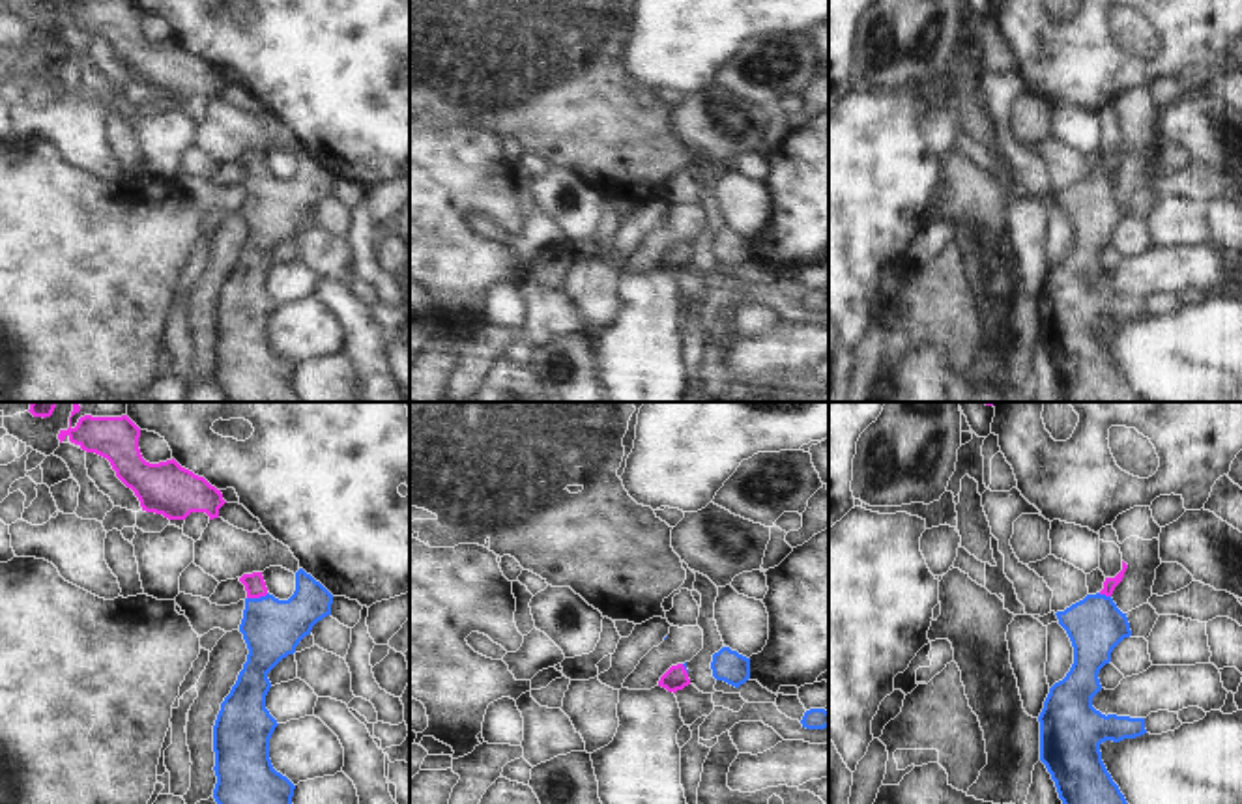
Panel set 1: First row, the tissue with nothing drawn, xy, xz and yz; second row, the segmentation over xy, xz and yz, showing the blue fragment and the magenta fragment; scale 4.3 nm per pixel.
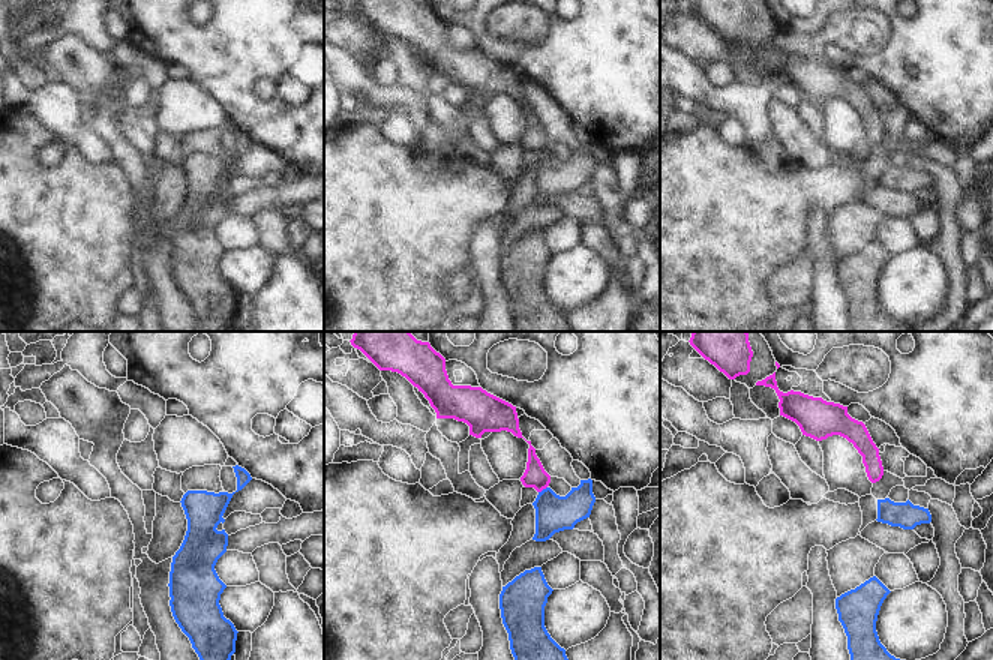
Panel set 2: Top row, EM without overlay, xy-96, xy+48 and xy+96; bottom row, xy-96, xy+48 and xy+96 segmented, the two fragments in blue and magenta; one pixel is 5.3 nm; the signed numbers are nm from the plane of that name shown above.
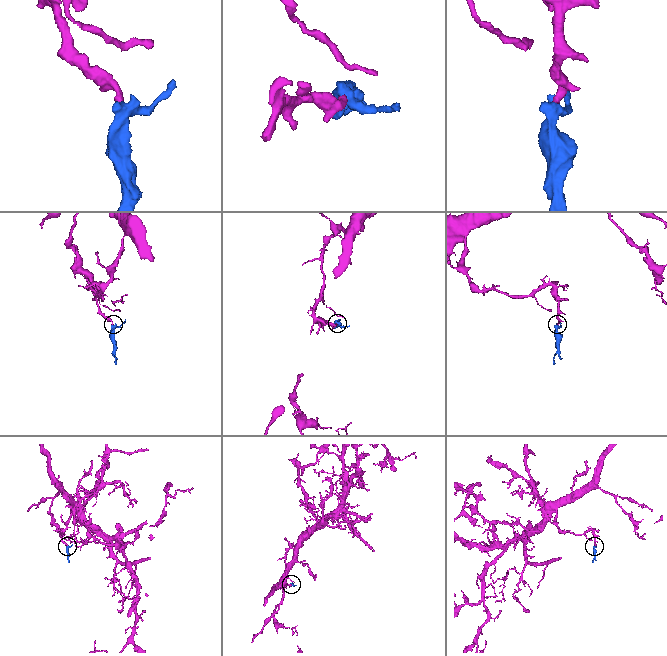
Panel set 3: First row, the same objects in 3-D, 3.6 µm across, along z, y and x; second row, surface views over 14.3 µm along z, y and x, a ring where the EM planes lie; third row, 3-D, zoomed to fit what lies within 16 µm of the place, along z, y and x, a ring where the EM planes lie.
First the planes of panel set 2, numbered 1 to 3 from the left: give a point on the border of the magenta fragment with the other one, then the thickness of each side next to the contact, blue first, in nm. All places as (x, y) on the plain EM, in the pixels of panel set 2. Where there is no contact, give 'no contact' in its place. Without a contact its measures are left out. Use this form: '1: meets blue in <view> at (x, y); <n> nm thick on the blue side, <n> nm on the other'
1: no contact
2: meets blue in xy+48 at (543, 153); 200 nm thick on the blue side, 120 nm on the other
3: no contact

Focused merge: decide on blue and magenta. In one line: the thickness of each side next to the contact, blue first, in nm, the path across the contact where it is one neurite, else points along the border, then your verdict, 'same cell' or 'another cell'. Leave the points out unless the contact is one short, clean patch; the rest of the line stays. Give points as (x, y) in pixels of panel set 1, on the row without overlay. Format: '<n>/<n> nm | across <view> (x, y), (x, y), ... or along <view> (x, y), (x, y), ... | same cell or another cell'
260/90 nm | across xy (272, 210), (257, 180), (255, 167) | same cell

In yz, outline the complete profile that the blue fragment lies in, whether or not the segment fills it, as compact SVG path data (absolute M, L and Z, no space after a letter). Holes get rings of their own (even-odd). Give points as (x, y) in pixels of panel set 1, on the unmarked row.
M1128 146L1115 159L1105 159L1104 170L1087 176L1064 193L1057 193L1059 206L1066 211L1074 228L1074 245L1066 258L1049 269L1040 303L1040 342L1055 363L1059 380L1068 391L1070 402L1145 402L1130 389L1119 366L1107 353L1100 325L1105 322L1120 323L1147 314L1145 299L1102 295L1092 288L1092 279L1102 271L1098 254L1111 243L1113 230L1132 217L1126 194L1113 183L1111 176L1122 163Z

